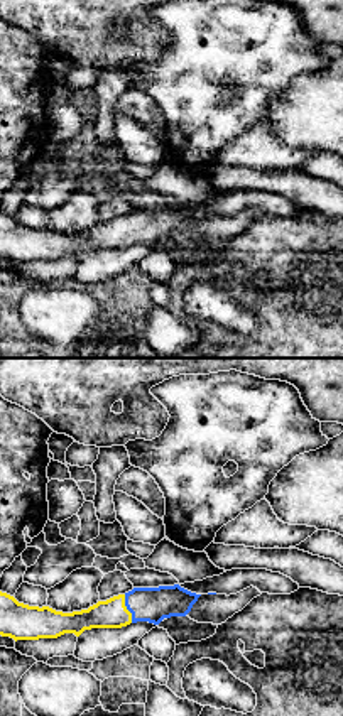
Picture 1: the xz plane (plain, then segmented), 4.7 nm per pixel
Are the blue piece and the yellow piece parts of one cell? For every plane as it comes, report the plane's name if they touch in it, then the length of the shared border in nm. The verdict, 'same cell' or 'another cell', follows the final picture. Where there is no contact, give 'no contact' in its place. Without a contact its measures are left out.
contact in xz; length 140 nm

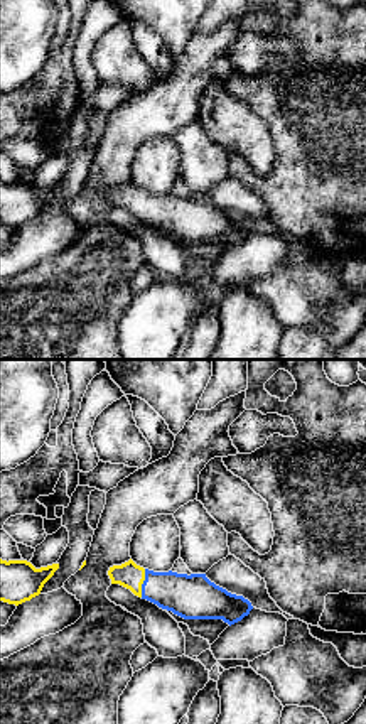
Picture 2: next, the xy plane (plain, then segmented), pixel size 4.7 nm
contact in xy; length 140 nm

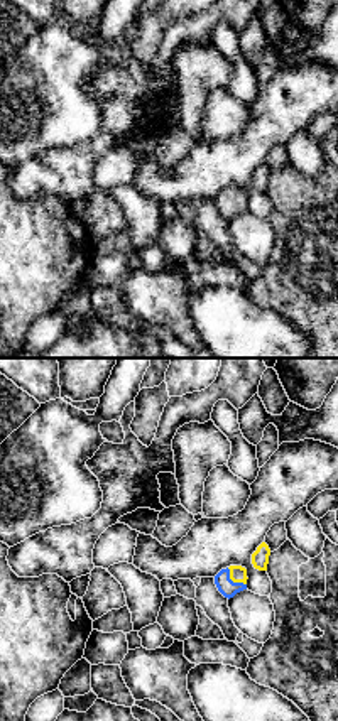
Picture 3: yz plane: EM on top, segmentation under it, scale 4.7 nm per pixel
contact in yz; length 130 nm

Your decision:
same cell

